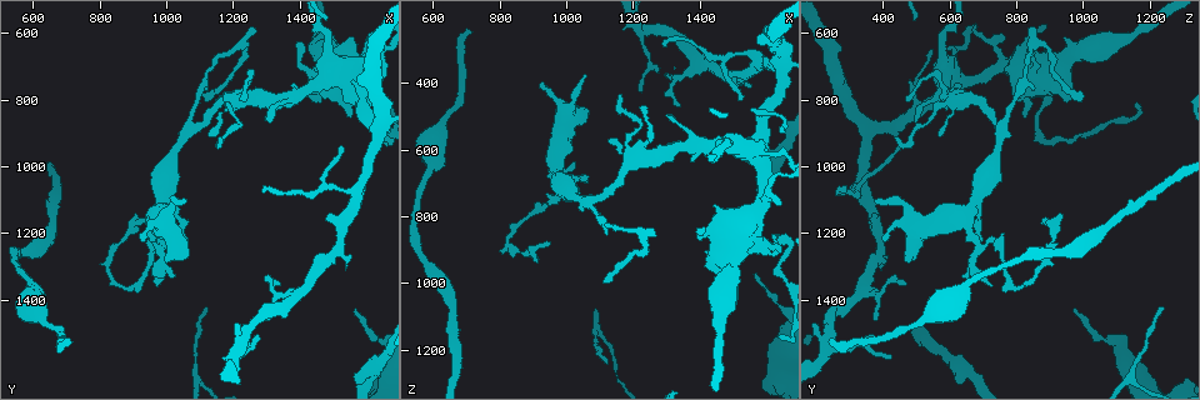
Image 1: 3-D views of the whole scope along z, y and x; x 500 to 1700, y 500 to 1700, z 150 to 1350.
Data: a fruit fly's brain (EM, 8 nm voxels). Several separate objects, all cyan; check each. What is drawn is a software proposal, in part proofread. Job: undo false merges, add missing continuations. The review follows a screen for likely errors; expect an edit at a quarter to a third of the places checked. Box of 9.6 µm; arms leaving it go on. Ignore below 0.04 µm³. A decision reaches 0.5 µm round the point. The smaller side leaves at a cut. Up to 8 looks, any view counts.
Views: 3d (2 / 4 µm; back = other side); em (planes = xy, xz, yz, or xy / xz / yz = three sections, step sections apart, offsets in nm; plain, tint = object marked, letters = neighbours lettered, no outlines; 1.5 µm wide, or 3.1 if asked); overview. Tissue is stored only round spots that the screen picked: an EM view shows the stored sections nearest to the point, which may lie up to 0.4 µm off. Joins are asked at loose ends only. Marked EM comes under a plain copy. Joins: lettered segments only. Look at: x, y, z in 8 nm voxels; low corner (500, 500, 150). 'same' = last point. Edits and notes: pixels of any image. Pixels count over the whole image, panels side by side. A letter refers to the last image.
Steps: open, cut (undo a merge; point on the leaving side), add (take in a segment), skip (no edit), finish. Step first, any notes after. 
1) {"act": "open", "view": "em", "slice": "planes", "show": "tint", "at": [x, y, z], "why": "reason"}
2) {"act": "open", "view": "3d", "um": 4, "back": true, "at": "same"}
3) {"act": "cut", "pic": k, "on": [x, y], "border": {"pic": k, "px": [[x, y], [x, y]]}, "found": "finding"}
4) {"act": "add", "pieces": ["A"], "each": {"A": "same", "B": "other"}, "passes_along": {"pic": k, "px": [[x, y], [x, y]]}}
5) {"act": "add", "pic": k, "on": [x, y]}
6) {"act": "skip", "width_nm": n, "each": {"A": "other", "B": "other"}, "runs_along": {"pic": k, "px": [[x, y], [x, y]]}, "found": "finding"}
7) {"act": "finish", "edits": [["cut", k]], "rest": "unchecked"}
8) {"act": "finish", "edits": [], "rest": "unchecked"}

{"act": "open", "view": "3d", "um": 4, "at": [1000, 1280, 480], "why": "branch stops here"}

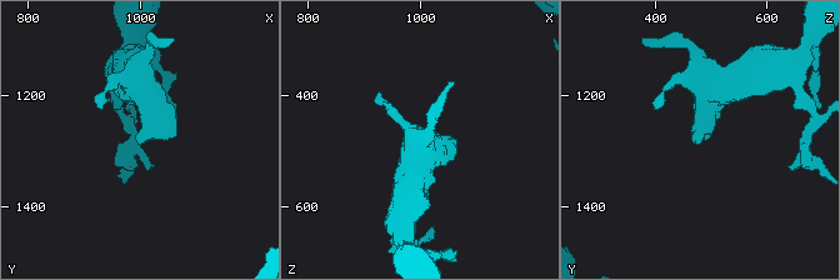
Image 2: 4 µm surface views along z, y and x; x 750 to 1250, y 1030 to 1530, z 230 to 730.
{"act": "open", "view": "em", "slice": "planes", "show": "letters", "at": [1005, 1295, 475]}

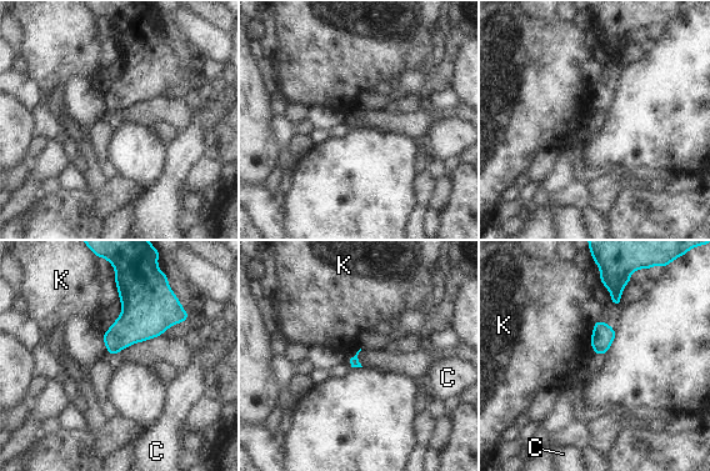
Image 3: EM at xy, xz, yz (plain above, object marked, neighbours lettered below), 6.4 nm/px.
{"act": "skip", "each": {"C": "other", "K": "other"}, "border": {"pic": 3, "px": [[593, 322], [591, 347], [598, 354]]}, "found": "none of them fits"}

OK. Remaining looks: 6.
{"act": "open", "view": "em", "slice": "xy", "step": 8, "show": "letters", "at": [710, 1510, 250], "why": "branch stops here"}

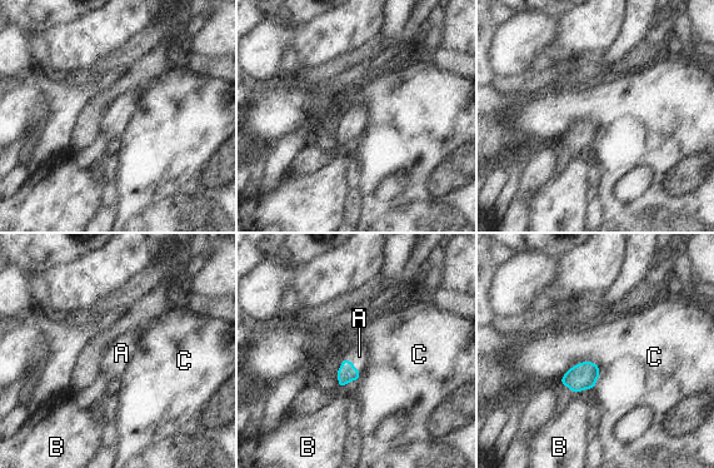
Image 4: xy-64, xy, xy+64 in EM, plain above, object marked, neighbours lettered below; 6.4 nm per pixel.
{"act": "add", "pieces": ["A"], "each": {"A": "same", "B": "other", "C": "other"}, "passes_along": {"pic": 4, "px": [[346, 372], [353, 367], [359, 356]]}, "found": "the neuron continues"}

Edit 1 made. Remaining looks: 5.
{"act": "open", "view": "overview", "why": "redraw"}

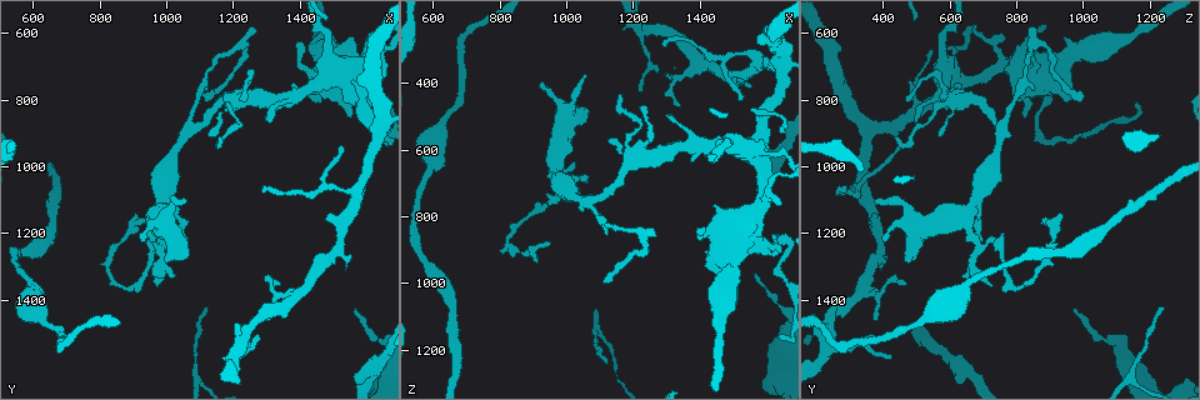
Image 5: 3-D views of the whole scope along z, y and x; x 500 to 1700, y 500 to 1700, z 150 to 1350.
{"act": "open", "view": "3d", "um": 2, "at": [950, 1270, 750], "why": "abrupt turn"}

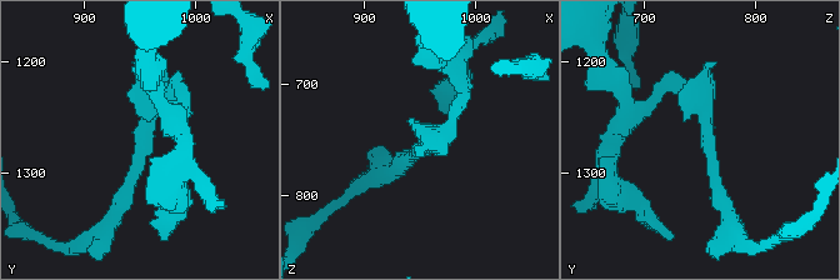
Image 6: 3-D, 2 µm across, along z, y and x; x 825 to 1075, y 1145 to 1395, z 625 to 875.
{"act": "open", "view": "em", "slice": "xz", "step": 8, "show": "letters", "at": [954, 1270, 760]}

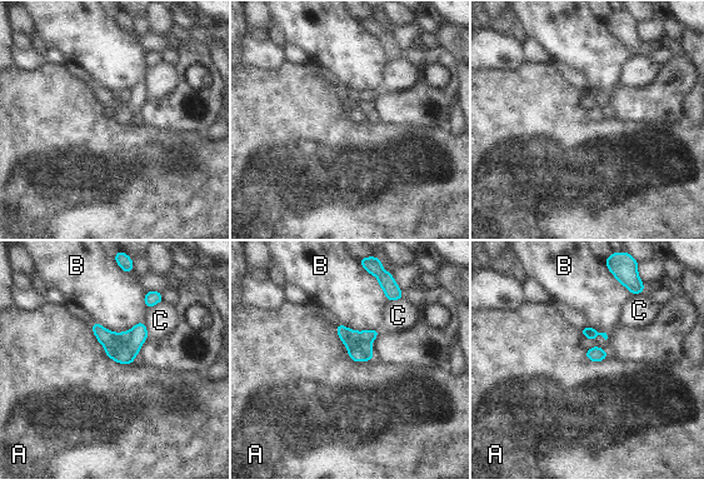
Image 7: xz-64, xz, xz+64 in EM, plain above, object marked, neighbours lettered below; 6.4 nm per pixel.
{"act": "skip", "each": {"A": "other", "B": "other", "C": "other"}, "border": {"pic": 7, "px": [[93, 334], [114, 360], [131, 363]]}, "found": "continuous, no second neuron"}

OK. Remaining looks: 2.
{"act": "finish", "edits": [["add", 4]], "rest": "unchecked"}

